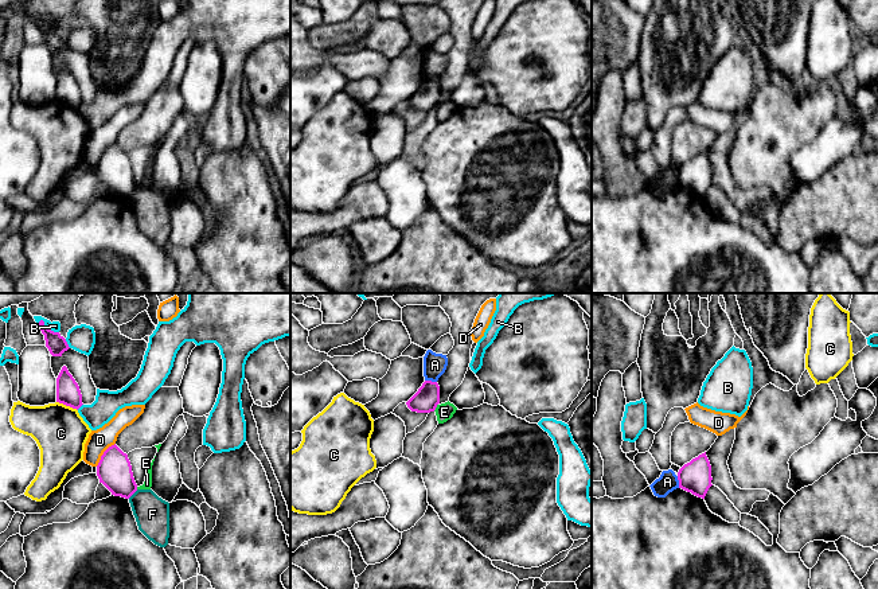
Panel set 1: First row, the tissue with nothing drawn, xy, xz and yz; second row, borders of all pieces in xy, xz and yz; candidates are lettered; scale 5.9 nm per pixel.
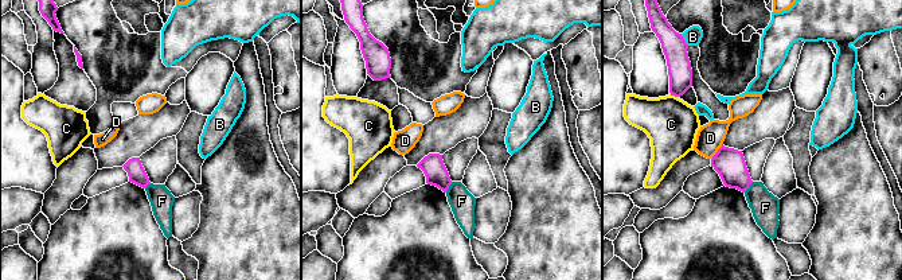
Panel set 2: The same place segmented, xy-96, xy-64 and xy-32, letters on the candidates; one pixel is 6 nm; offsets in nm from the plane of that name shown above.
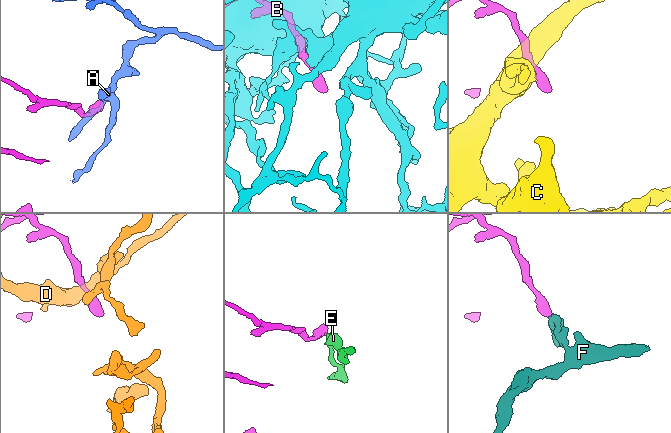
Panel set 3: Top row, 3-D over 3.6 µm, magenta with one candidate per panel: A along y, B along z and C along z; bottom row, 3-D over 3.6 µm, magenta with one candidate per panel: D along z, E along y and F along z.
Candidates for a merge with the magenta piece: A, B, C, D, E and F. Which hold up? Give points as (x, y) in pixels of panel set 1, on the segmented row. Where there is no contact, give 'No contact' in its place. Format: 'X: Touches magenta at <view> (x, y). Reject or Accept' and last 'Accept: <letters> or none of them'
A: Touches magenta at xz (430, 381). Reject
B: Touches magenta at xy (46, 327). Reject
C: Touches magenta at xy (67, 405). Reject
D: Touches magenta at xy (104, 453). Reject
E: Touches magenta at xz (436, 406). Reject
F: Touches magenta at xy (132, 494). Reject
Accept: none of them

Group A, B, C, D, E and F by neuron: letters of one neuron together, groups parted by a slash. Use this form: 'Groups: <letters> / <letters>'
Groups: A / B / C / D / E / F

